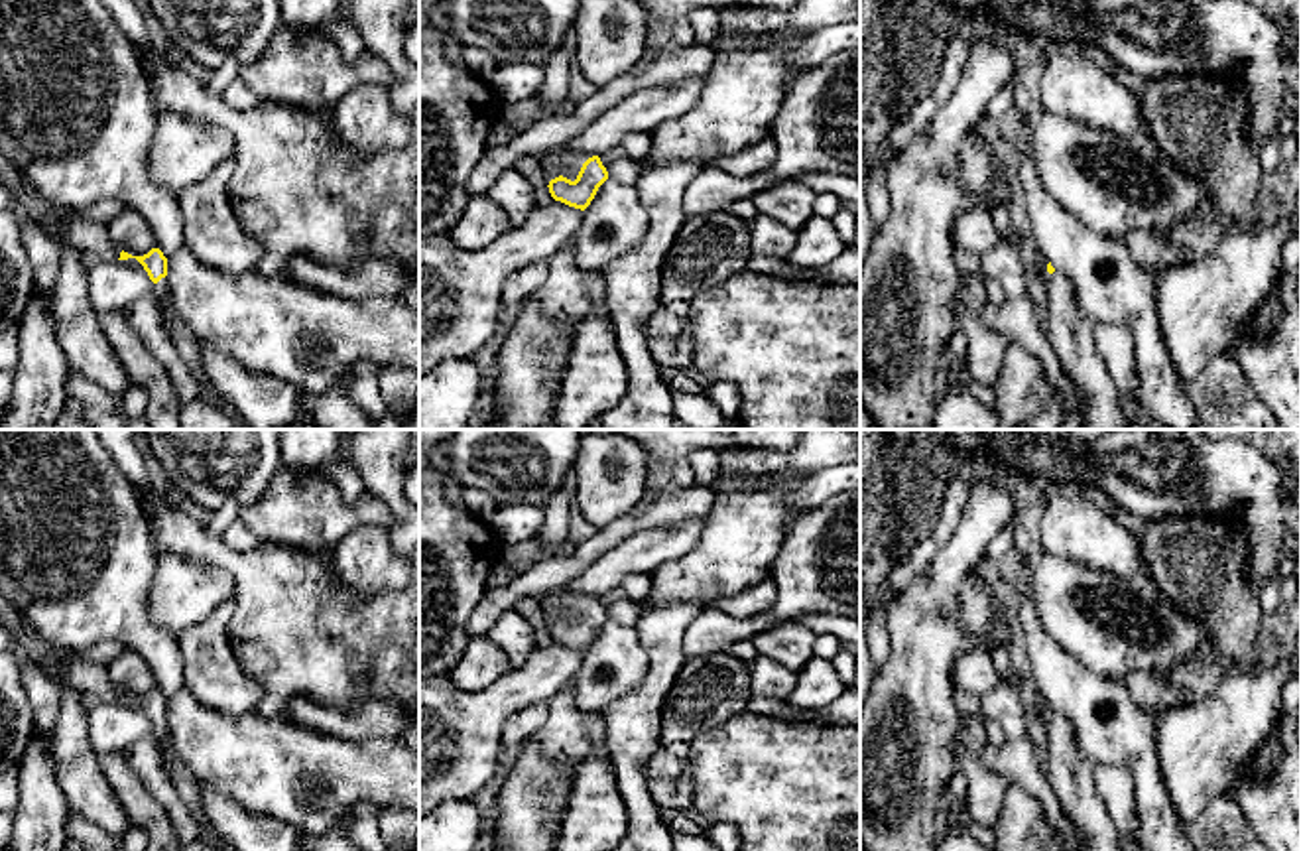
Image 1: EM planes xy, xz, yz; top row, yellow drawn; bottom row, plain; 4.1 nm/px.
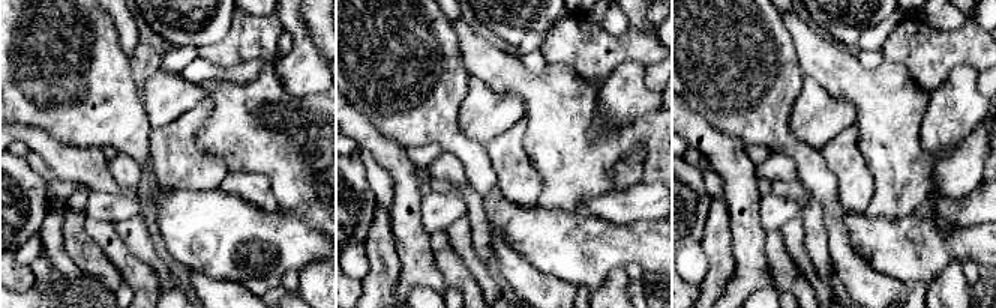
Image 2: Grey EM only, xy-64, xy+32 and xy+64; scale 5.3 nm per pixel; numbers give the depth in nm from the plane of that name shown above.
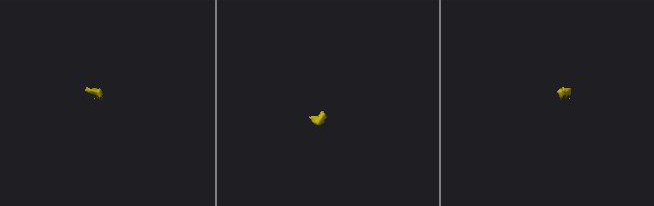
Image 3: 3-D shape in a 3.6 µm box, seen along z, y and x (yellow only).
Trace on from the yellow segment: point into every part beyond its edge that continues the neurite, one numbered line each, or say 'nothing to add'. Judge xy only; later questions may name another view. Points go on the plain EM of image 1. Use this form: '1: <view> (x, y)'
1: xy (85, 676)
2: xy (162, 727)

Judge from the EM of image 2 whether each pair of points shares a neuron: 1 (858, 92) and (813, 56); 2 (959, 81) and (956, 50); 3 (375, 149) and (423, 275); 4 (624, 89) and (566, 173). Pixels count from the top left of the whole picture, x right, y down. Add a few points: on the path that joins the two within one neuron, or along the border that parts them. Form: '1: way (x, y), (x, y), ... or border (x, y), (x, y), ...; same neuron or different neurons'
1: way (848, 81), (824, 60); same neuron
2: border (978, 69), (969, 65), (957, 65), (933, 92); different neurons
3: way (404, 179), (407, 226), (413, 244); same neuron
4: border (597, 102), (590, 129), (596, 143); different neurons

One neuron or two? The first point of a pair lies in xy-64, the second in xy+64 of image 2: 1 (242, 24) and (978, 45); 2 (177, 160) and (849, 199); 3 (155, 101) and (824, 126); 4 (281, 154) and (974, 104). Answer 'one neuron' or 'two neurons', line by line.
1: one neuron
2: one neuron
3: one neuron
4: two neurons

